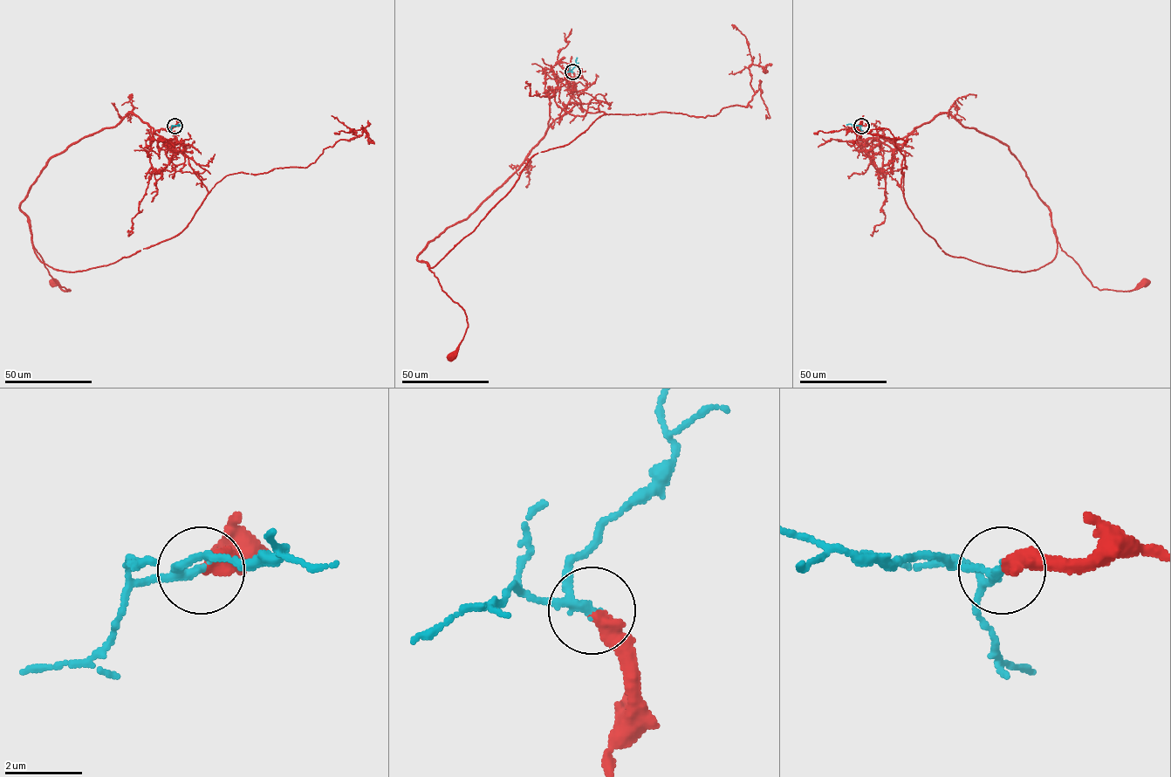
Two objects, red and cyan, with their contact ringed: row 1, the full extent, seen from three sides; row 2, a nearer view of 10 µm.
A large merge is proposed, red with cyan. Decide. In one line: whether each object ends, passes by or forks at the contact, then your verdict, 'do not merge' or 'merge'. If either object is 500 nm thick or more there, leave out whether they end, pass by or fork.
red ends; cyan passes by; merge

